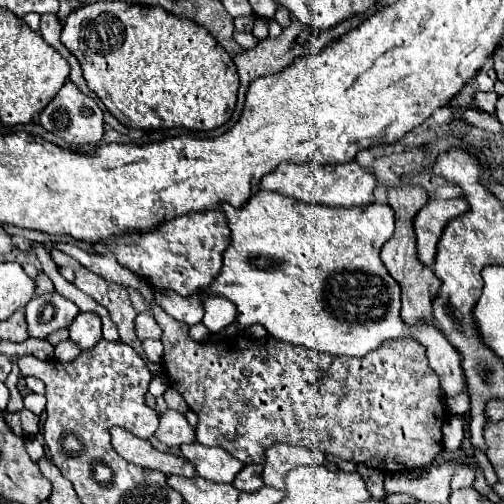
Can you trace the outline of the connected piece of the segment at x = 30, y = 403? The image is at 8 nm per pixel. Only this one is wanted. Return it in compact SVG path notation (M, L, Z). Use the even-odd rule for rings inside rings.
M29 392L23 396L23 406L25 406L25 410L31 410L33 414L41 414L45 410L45 396Z

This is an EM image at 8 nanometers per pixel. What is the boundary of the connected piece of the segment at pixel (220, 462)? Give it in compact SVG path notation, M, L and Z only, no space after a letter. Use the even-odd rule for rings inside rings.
M199 442L183 444L181 454L195 464L197 474L201 478L207 478L213 482L233 482L235 474L243 468L243 464L227 450L201 446Z

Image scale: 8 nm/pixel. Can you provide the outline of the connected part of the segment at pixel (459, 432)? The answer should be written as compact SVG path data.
M451 416L442 428L444 448L460 448L463 438L465 438L465 422L459 416Z

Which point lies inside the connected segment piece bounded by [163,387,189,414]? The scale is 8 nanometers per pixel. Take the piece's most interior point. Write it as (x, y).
(174, 400)

